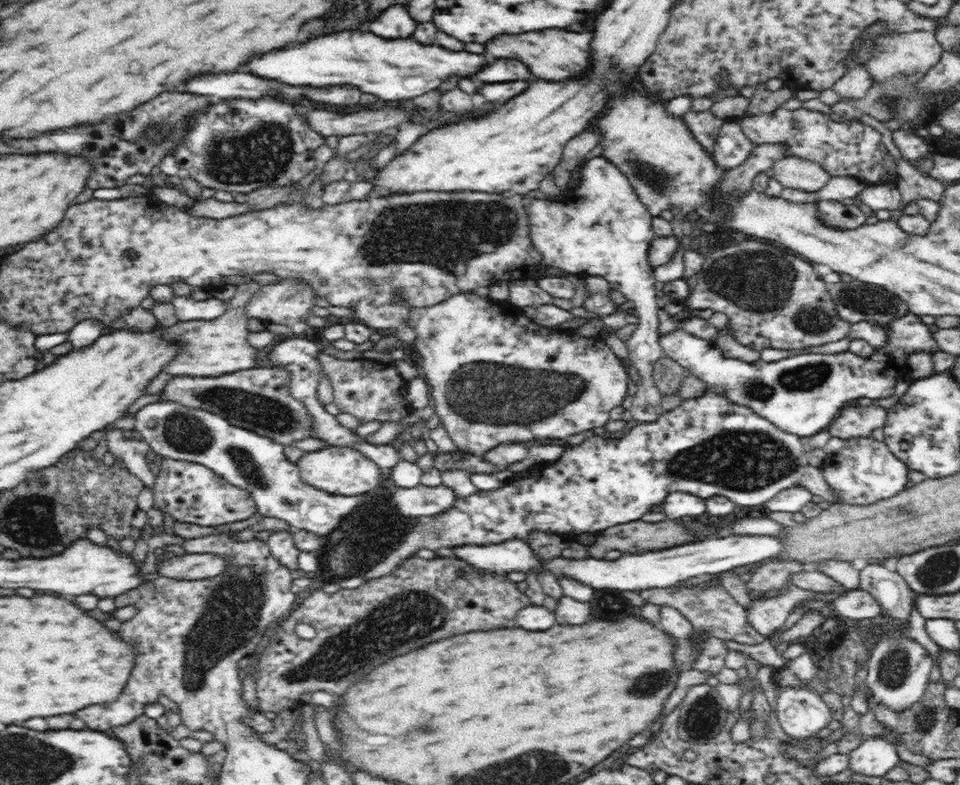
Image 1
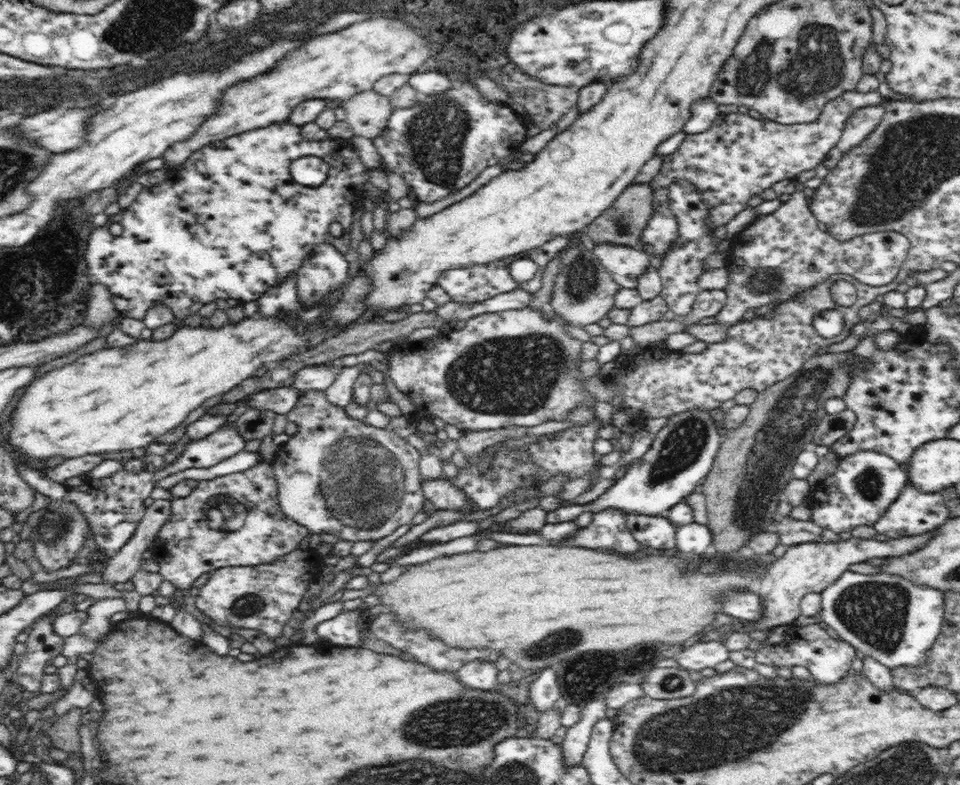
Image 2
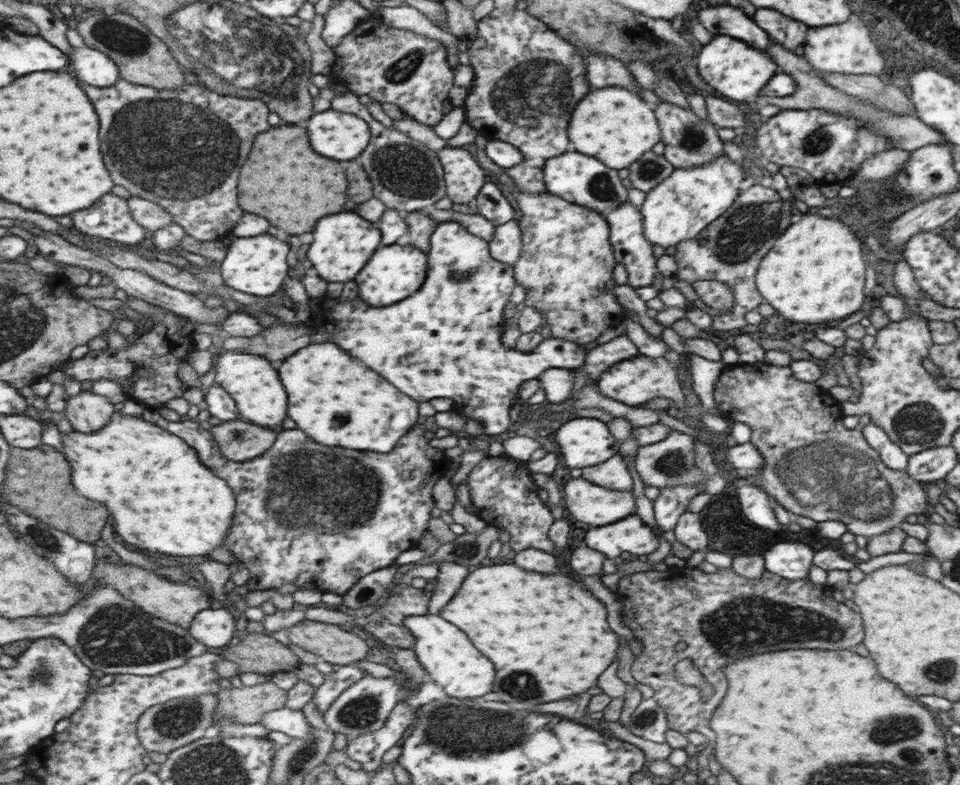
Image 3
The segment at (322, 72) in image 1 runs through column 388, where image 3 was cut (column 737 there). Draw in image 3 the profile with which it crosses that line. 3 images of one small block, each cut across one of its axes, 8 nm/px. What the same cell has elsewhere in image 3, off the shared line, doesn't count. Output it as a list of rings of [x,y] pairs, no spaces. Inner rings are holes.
[[[715,36],[711,42],[707,42],[695,58],[695,68],[711,88],[715,88],[719,94],[731,100],[743,100],[749,96],[757,96],[759,90],[775,74],[775,64],[765,54],[749,48],[745,42],[739,42],[727,36]]]

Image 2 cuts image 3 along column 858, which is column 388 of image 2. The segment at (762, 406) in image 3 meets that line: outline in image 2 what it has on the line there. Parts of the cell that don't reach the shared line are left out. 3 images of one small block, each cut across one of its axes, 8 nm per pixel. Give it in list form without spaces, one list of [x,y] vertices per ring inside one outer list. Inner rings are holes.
[[[309,390],[304,392],[304,398],[297,400],[296,406],[286,414],[288,421],[298,422],[300,430],[298,434],[292,435],[290,439],[280,446],[276,452],[271,465],[277,480],[279,505],[282,513],[293,522],[304,526],[309,533],[315,534],[333,534],[340,541],[350,542],[374,542],[394,533],[400,526],[410,525],[415,515],[424,509],[425,498],[423,487],[420,486],[420,471],[418,471],[418,460],[420,454],[416,447],[410,445],[407,439],[402,439],[394,431],[385,428],[374,428],[369,424],[362,424],[362,421],[348,418],[343,407],[330,404],[324,397],[323,391]]]

